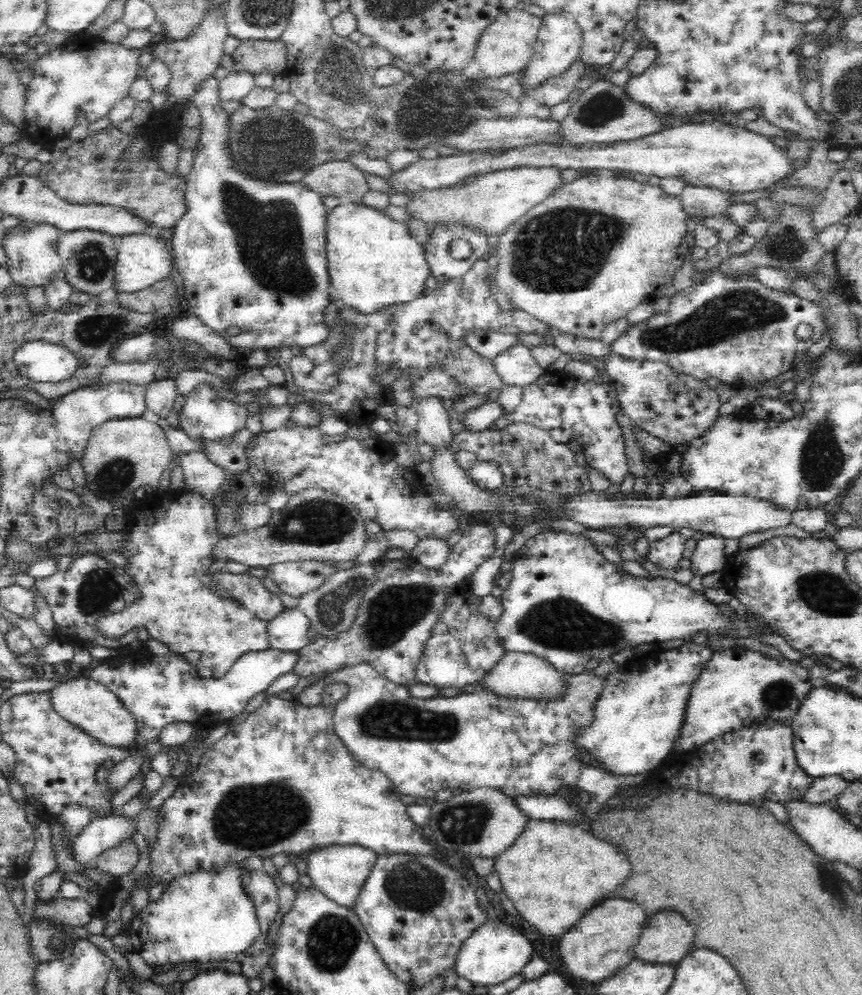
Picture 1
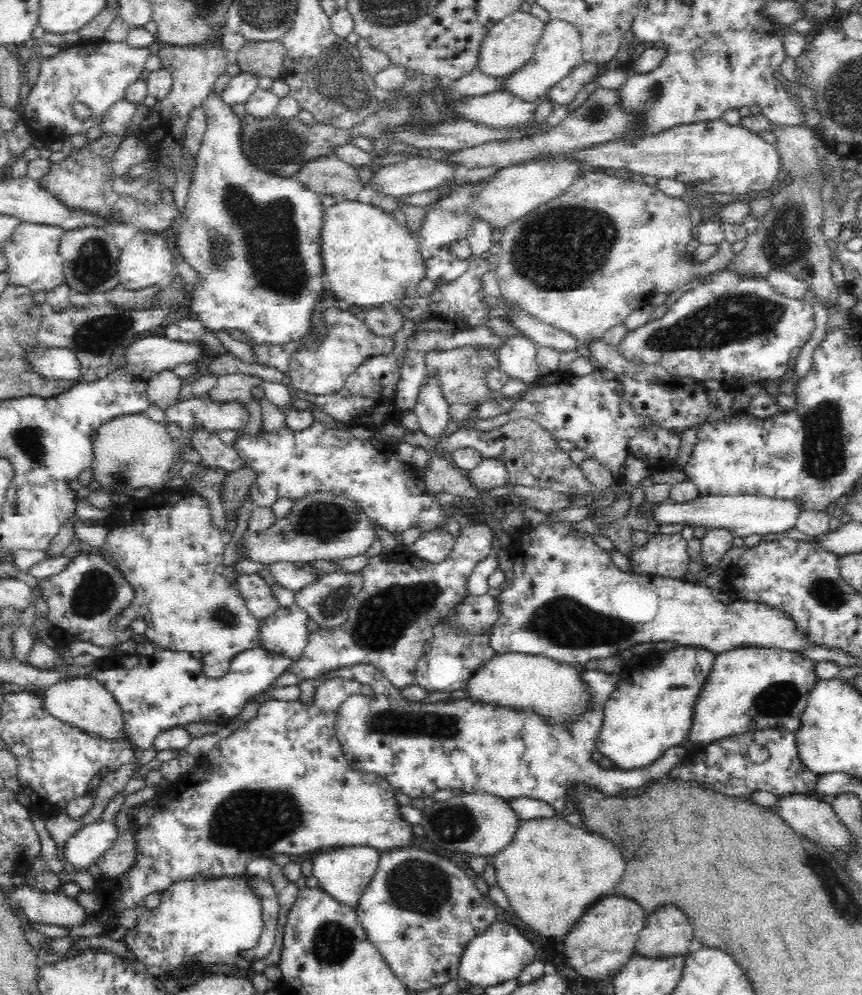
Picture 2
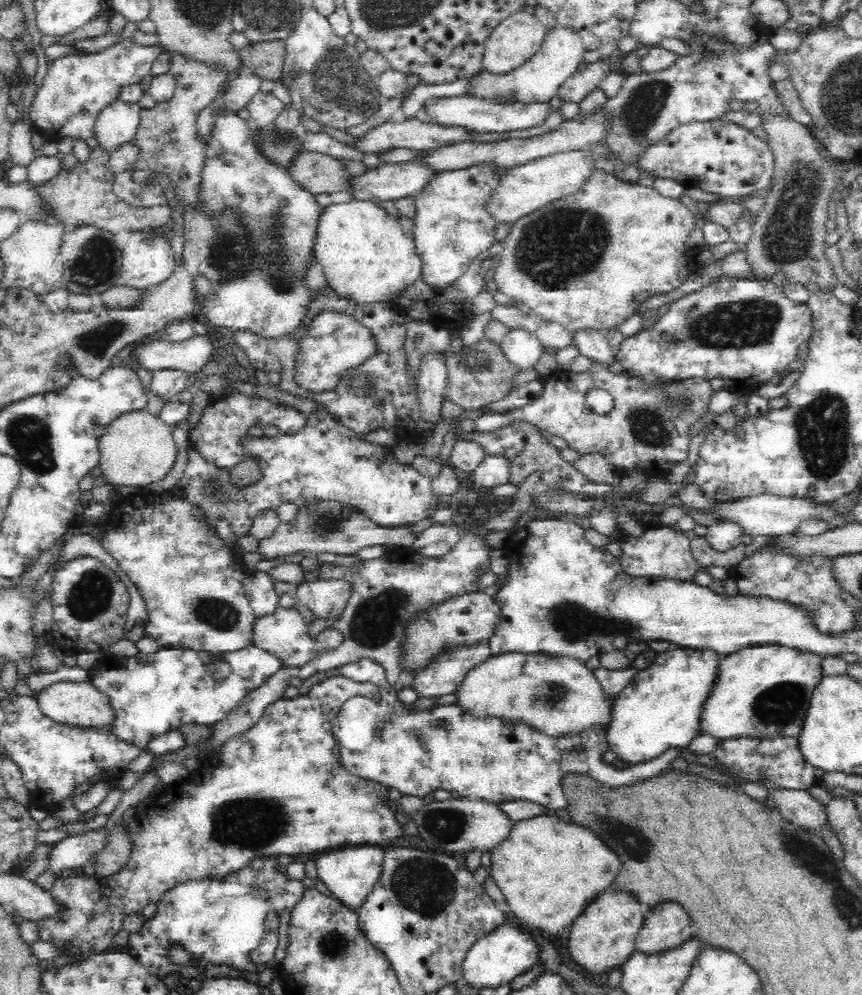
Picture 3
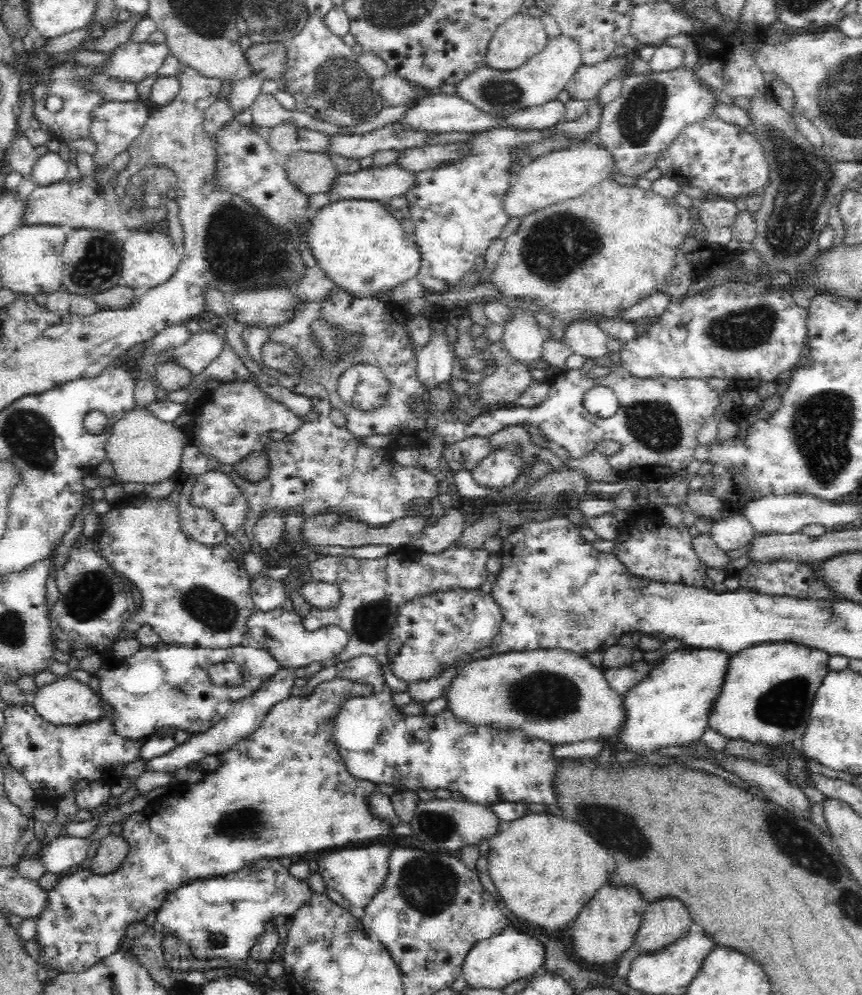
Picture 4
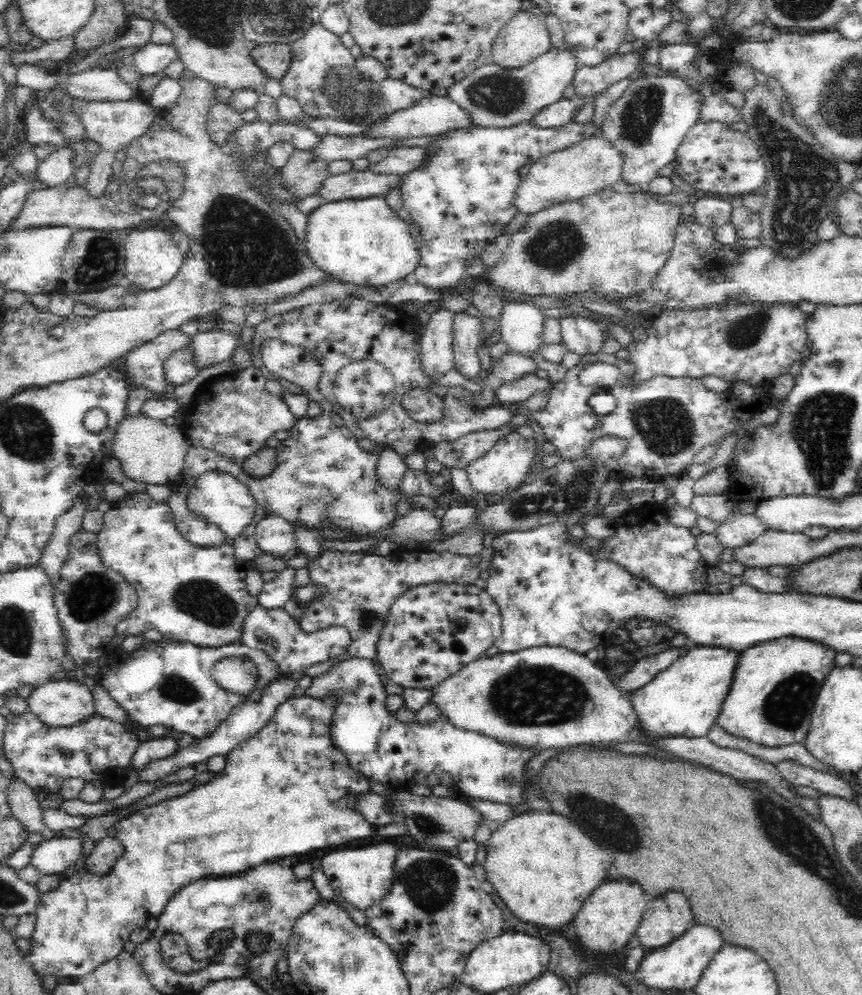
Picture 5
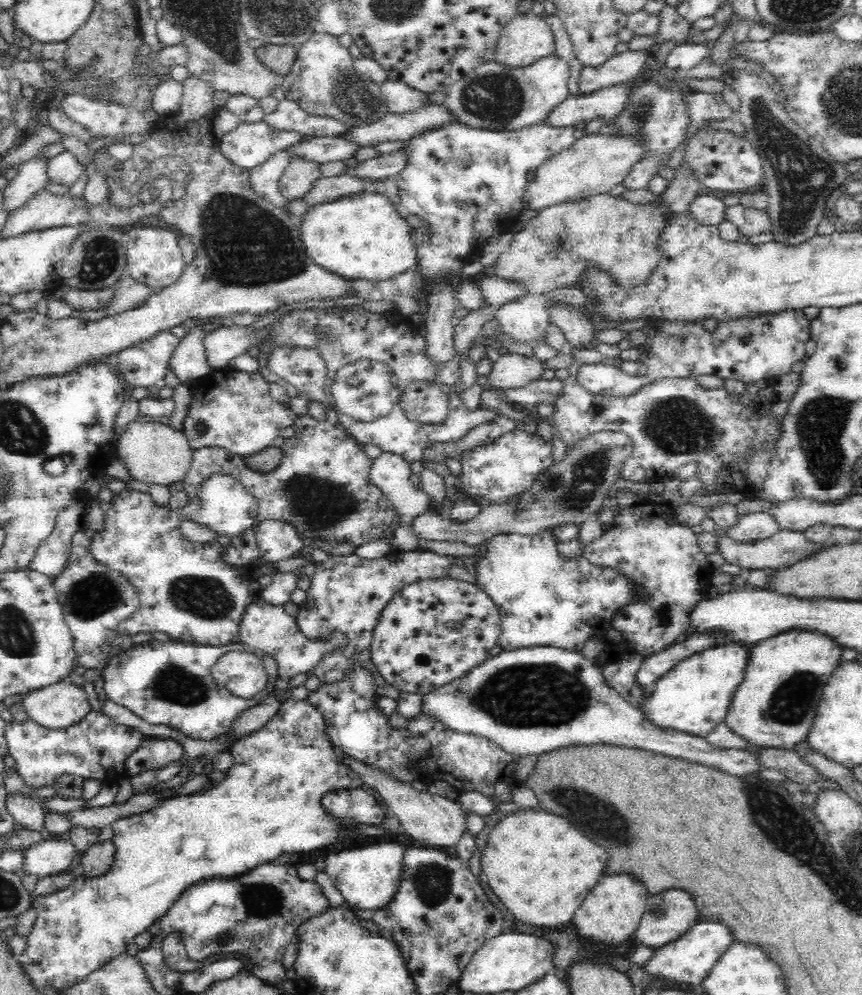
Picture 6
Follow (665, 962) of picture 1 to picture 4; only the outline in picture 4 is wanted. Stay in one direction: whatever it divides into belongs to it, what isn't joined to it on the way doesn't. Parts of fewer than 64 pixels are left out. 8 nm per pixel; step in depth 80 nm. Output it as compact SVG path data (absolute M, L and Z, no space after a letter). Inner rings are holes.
M660 900L660 904L651 904L647 904L635 938L638 948L644 953L663 950L690 932L690 916L682 902Z

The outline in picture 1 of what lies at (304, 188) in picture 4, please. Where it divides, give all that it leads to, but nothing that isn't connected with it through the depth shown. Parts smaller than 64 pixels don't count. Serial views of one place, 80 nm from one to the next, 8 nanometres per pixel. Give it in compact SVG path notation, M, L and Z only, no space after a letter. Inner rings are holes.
M332 160L312 168L301 182L310 191L323 196L341 198L348 195L352 201L360 202L364 194L370 190L364 174L365 172L349 160Z

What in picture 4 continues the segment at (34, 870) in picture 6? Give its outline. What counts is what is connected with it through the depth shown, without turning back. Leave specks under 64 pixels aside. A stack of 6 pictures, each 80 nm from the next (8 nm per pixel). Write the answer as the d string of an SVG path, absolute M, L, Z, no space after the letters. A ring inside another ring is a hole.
M59 836L41 848L40 860L52 874L60 874L88 858L92 840L87 837Z

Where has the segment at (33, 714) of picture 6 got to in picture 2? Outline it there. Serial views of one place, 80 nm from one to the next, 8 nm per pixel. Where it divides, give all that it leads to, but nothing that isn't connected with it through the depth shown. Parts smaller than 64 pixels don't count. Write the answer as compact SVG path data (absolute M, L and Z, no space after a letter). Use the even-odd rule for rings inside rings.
M85 676L58 681L44 692L44 705L54 717L83 730L90 736L106 741L127 741L124 713L114 695L96 679Z

